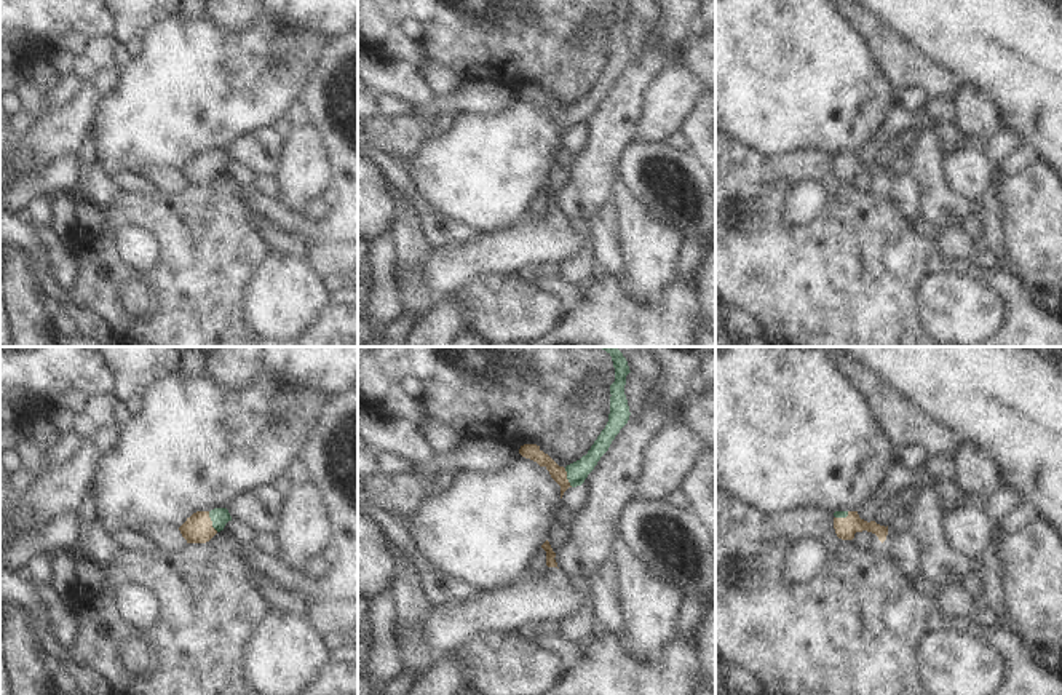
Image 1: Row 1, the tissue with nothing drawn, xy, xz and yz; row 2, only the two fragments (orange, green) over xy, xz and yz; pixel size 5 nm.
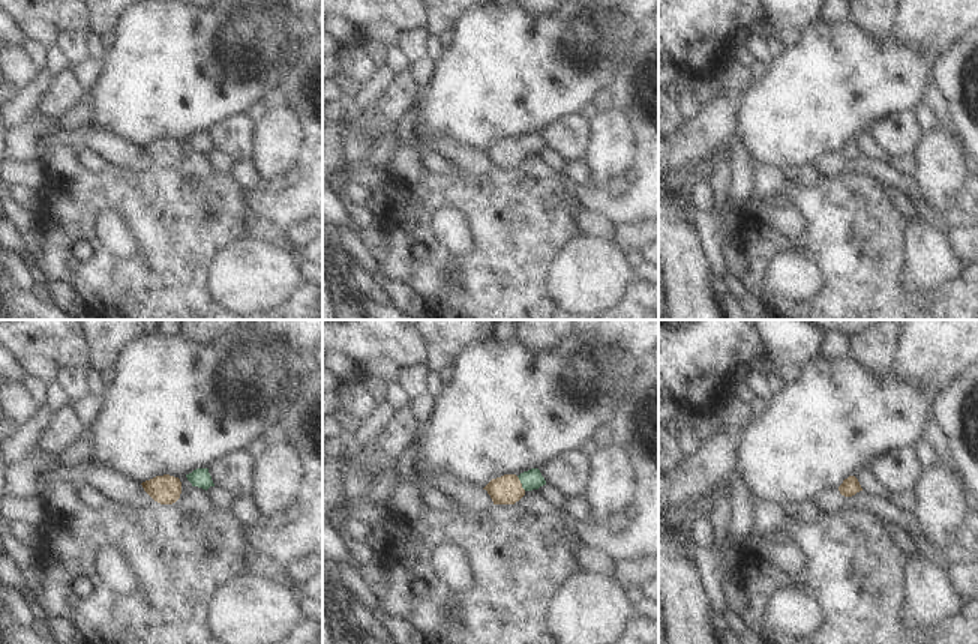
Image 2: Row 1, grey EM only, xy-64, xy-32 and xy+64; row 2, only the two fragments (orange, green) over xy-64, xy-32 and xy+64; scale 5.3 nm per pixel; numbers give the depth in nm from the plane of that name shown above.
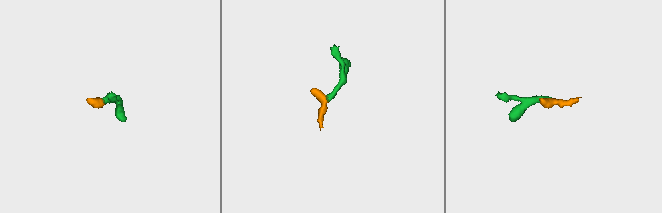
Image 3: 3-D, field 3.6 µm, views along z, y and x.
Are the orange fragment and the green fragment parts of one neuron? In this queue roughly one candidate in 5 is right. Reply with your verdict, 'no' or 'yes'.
yes

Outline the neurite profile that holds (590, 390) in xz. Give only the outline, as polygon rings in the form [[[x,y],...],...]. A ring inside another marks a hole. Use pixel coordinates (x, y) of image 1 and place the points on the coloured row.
[[[588,374],[581,385],[573,387],[570,396],[564,401],[569,409],[584,409],[588,404],[597,404],[605,415],[610,414],[610,388],[600,387],[594,374]]]

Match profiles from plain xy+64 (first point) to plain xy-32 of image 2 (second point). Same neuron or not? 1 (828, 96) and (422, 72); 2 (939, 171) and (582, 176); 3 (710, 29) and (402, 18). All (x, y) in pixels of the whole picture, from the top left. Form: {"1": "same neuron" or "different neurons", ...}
{"1": "different neurons", "2": "different neurons", "3": "same neuron"}

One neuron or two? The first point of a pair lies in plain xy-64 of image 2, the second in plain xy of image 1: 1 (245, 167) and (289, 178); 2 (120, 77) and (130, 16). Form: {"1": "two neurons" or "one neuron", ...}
{"1": "two neurons", "2": "two neurons"}

